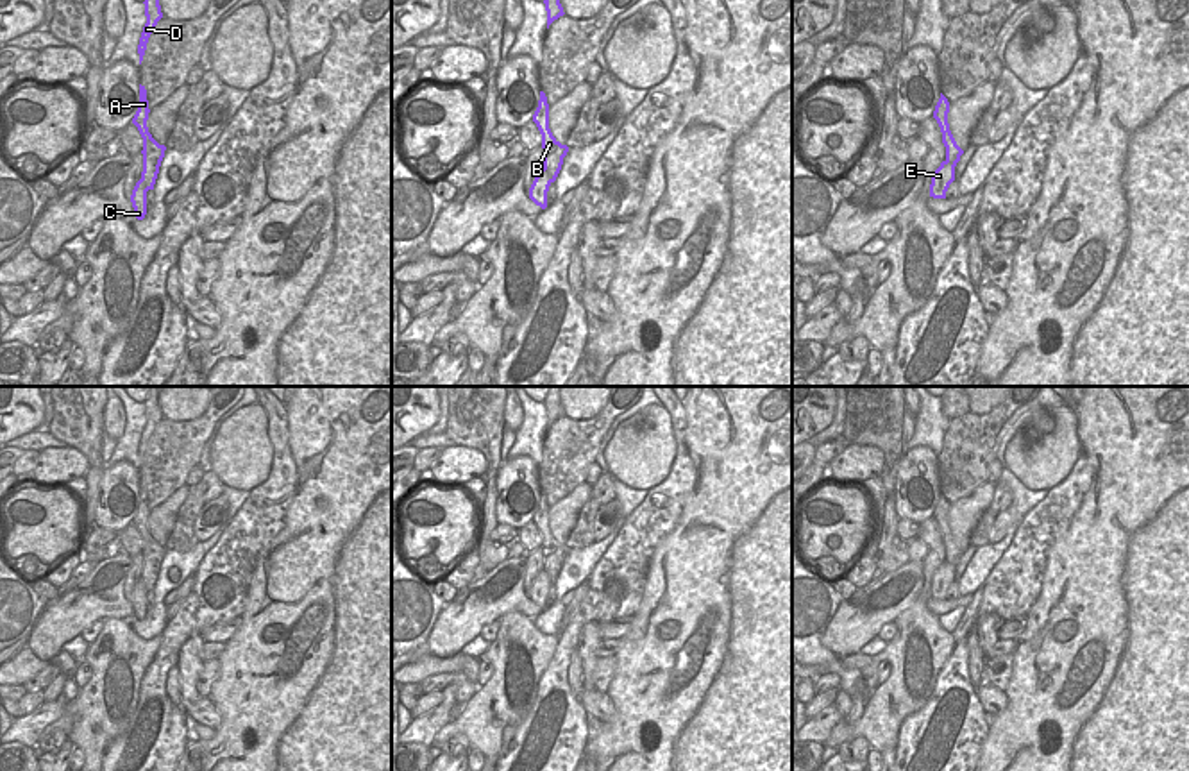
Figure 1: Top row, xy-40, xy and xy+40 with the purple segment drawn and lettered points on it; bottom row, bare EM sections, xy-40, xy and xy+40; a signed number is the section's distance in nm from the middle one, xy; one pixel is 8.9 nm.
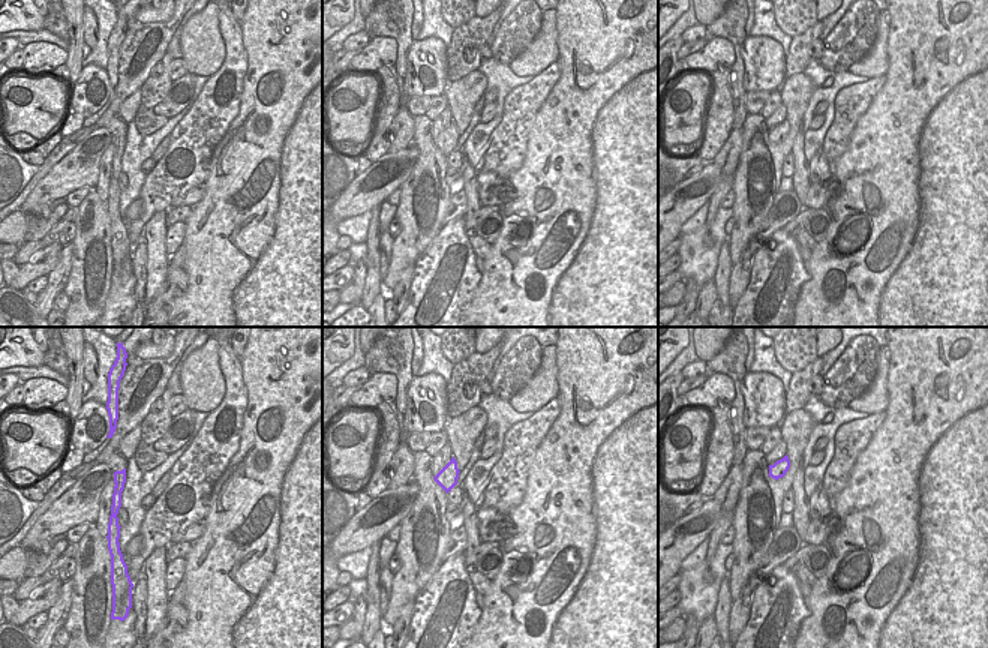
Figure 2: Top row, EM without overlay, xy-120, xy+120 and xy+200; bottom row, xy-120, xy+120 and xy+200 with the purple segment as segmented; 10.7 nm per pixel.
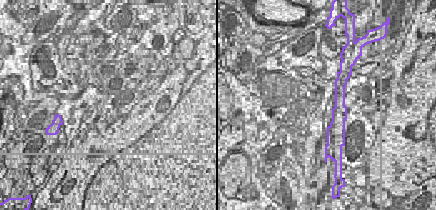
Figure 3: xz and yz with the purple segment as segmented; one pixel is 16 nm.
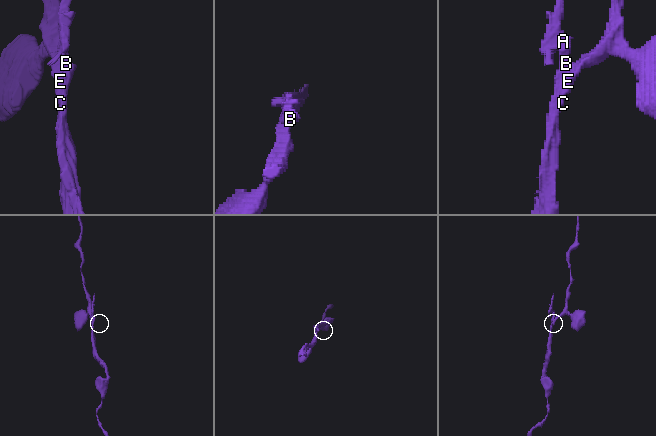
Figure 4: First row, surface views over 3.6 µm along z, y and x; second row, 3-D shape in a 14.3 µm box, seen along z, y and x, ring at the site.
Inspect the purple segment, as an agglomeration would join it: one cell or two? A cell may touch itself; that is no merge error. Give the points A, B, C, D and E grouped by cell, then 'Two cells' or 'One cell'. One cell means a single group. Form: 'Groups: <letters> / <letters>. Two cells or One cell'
Groups: A B D / C E. Two cells

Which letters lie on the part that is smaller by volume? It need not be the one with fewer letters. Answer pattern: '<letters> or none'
A, B, D

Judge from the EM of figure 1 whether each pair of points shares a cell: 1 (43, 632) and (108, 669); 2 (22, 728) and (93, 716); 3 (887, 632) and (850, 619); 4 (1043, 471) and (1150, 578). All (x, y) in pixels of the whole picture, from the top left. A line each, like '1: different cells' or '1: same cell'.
1: different cells
2: different cells
3: different cells
4: different cells

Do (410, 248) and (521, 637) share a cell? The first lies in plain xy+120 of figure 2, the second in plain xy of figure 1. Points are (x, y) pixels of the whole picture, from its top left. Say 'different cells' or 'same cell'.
same cell

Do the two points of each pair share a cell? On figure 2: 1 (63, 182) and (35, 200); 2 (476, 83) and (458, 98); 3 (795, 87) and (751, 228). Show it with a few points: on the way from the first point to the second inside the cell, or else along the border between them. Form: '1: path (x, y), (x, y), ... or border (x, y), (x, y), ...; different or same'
1: path (56, 186), (42, 197); same
2: path (471, 87), (462, 95); same
3: path (795, 122), (789, 141), (774, 156), (772, 194); same

